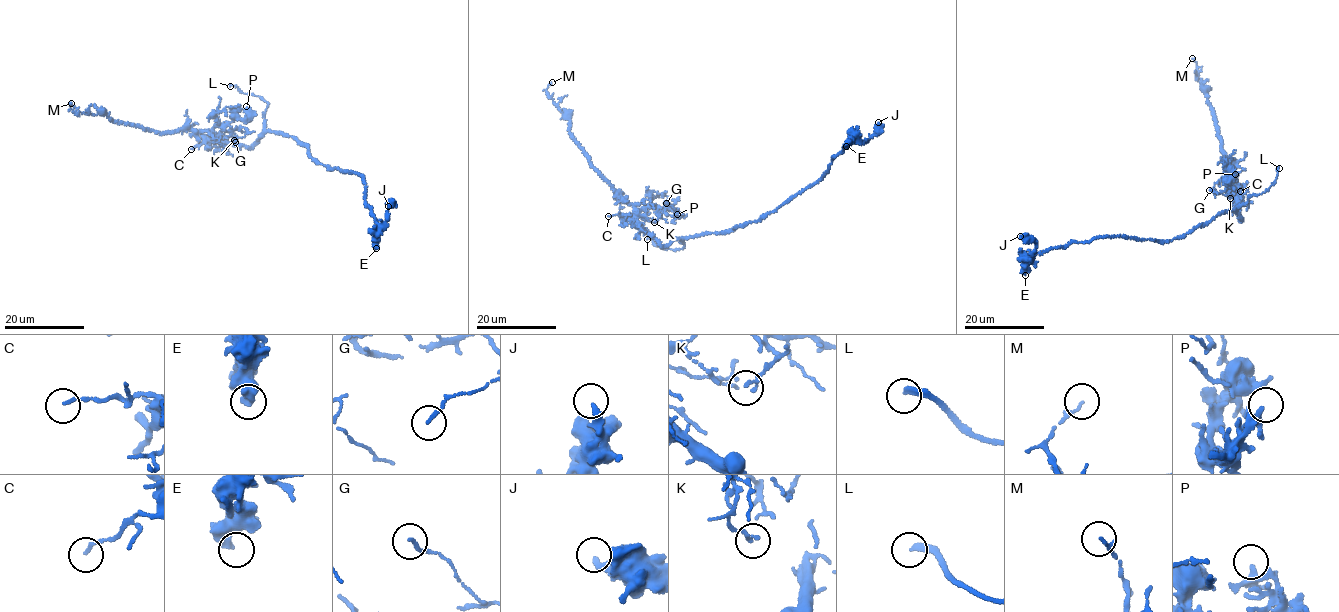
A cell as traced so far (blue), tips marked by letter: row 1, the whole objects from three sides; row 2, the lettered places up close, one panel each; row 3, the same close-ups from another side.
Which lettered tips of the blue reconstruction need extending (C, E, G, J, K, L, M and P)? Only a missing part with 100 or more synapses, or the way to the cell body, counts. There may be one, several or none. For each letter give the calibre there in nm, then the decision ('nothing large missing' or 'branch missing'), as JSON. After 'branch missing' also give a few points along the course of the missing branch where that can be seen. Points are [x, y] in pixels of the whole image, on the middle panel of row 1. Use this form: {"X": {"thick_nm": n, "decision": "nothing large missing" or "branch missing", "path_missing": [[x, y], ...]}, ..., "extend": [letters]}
{"C": {"thick_nm": 130, "decision": "nothing large missing"}, "E": {"thick_nm": 340, "decision": "nothing large missing"}, "G": {"thick_nm": 140, "decision": "nothing large missing"}, "J": {"thick_nm": 280, "decision": "nothing large missing"}, "K": {"thick_nm": 140, "decision": "nothing large missing"}, "L": {"thick_nm": 260, "decision": "branch missing"}, "M": {"thick_nm": 200, "decision": "nothing large missing"}, "P": {"thick_nm": 190, "decision": "nothing large missing"}, "extend": ["L"]}

